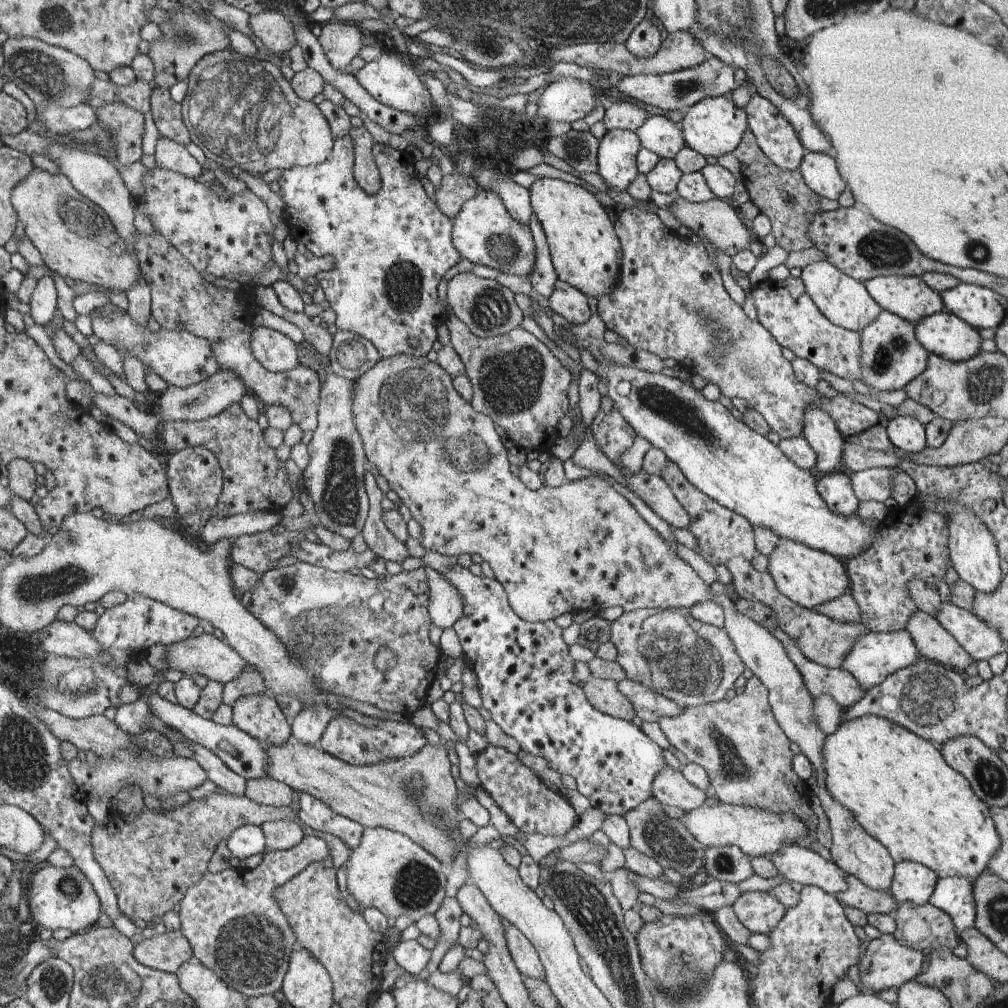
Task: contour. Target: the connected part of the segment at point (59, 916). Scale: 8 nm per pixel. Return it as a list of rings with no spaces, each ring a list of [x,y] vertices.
[[[75,865],[69,868],[46,866],[30,877],[27,890],[30,920],[44,929],[65,928],[72,933],[86,931],[96,925],[102,914],[101,901],[91,881]]]

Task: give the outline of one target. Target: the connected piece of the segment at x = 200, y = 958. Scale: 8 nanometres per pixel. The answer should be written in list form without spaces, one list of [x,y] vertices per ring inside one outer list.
[[[306,835],[295,848],[264,852],[264,860],[254,870],[231,868],[204,874],[202,880],[188,888],[187,895],[180,900],[181,932],[191,941],[192,949],[195,950],[195,961],[211,969],[220,980],[245,997],[274,995],[283,987],[288,964],[296,950],[296,937],[284,913],[280,912],[279,904],[276,904],[272,892],[287,884],[288,880],[299,875],[310,864],[325,860],[330,854],[330,848],[323,838]]]

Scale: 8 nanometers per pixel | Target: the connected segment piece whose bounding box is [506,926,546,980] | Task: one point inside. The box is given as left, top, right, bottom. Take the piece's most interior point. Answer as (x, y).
(523, 953)

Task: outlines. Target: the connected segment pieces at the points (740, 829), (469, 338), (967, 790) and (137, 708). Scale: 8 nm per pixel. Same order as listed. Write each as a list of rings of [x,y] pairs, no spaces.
[[[721,802],[716,806],[704,805],[686,811],[680,822],[704,848],[736,846],[750,858],[776,854],[784,845],[796,844],[796,840],[806,834],[806,824],[792,812],[774,814],[757,807],[742,807]]]
[[[455,315],[447,316],[446,324],[451,348],[463,361],[472,384],[472,408],[490,416],[519,449],[551,453],[562,438],[558,424],[568,412],[570,372],[544,342],[520,327],[502,335],[478,337]]]
[[[864,716],[864,718],[856,718],[856,720],[849,720],[849,722],[844,721],[835,734],[826,737],[826,742],[824,742],[824,770],[826,770],[826,790],[828,790],[828,794],[832,794],[832,798],[838,804],[842,804],[844,808],[848,808],[854,814],[854,818],[858,820],[858,824],[866,830],[866,833],[878,840],[888,850],[895,864],[903,861],[915,861],[924,864],[932,872],[936,872],[939,878],[962,876],[962,878],[968,877],[976,880],[987,871],[990,858],[996,854],[996,850],[1002,844],[1000,836],[996,832],[994,820],[990,816],[989,807],[976,796],[970,782],[958,770],[954,770],[946,763],[938,747],[928,742],[928,740],[919,738],[906,728],[891,723],[886,718]]]
[[[141,694],[134,703],[120,704],[114,724],[126,732],[126,734],[142,734],[150,730],[148,718],[150,718],[150,708],[146,694]]]

